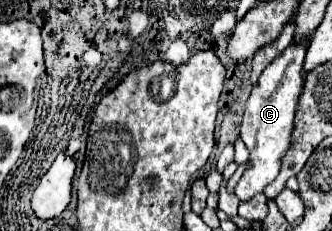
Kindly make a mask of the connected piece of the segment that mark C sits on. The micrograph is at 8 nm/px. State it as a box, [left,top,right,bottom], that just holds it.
[235,43,307,201]

